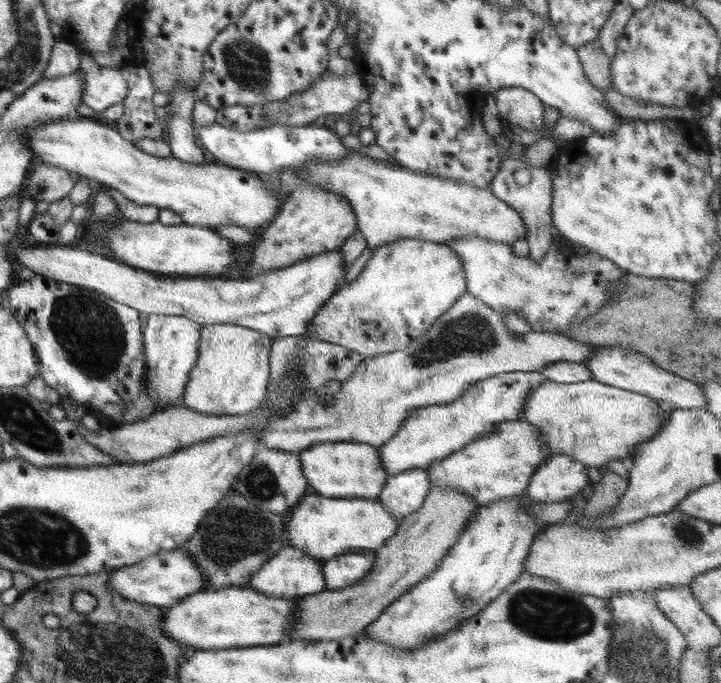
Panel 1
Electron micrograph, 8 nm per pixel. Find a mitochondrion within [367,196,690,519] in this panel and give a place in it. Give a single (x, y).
(471, 333)

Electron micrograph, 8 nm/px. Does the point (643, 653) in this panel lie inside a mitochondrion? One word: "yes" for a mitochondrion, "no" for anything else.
yes

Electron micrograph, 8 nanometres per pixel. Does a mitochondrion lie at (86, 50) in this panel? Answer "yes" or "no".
no

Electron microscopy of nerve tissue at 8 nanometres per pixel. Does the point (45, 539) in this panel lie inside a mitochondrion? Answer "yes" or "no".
yes

